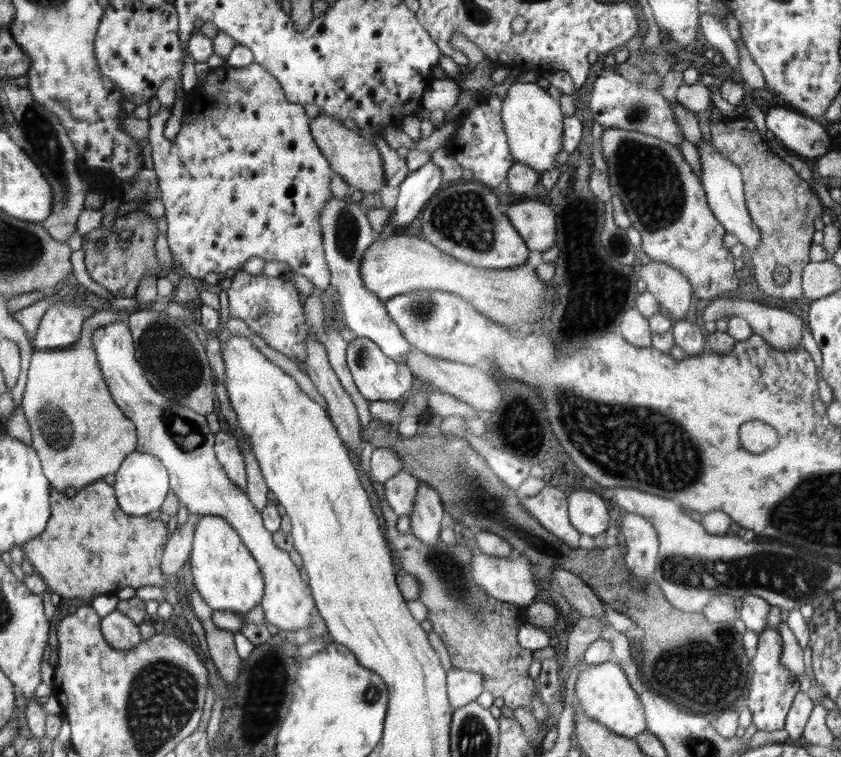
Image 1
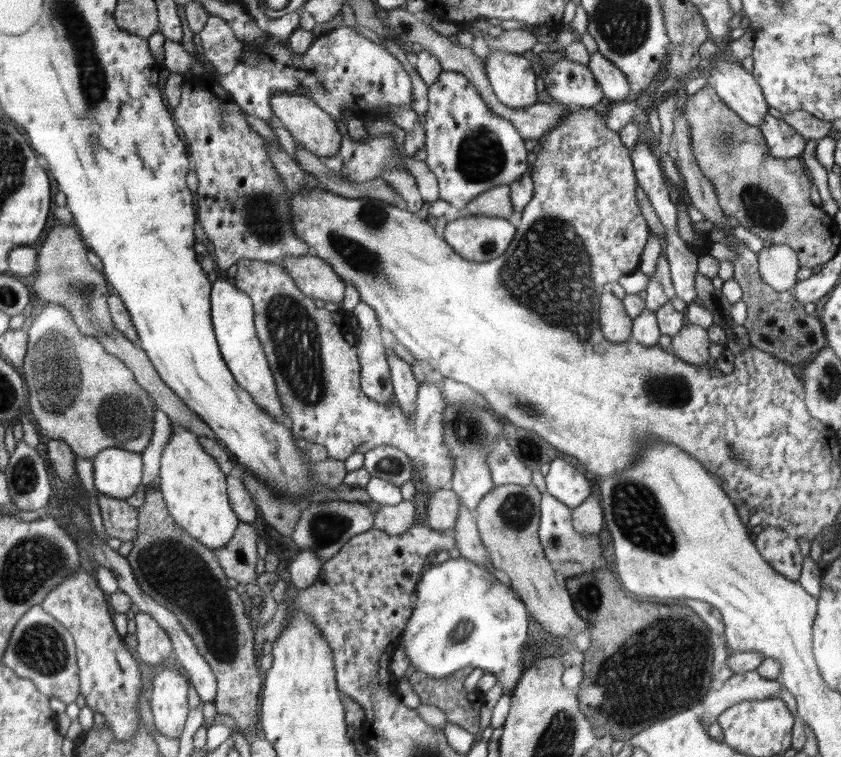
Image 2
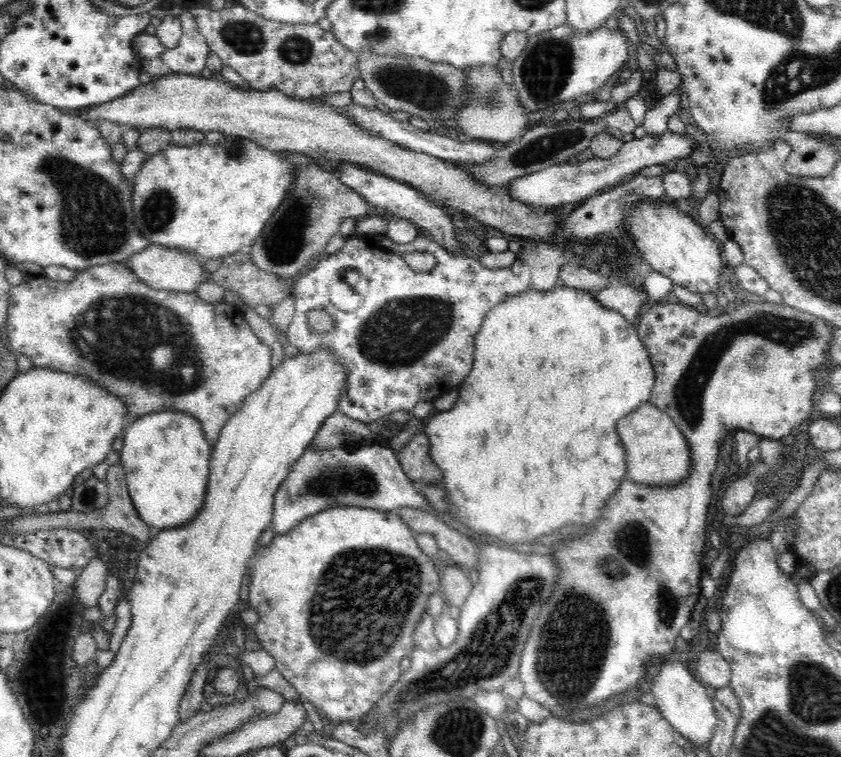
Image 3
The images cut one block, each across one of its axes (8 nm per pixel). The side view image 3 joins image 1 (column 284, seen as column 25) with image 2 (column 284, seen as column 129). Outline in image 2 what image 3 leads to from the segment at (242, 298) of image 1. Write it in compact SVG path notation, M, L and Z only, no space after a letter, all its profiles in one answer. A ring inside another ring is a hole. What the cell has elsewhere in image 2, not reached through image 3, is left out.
M238 259L236 263L237 273L234 276L233 285L238 288L240 291L244 292L253 302L253 312L254 312L254 323L255 323L255 332L260 340L261 345L263 346L263 351L265 358L267 359L270 371L274 376L276 383L276 388L278 391L278 397L282 401L282 407L284 407L284 414L292 420L292 430L291 434L296 439L304 439L309 443L320 444L324 446L328 452L330 458L345 461L350 454L354 452L362 452L366 454L368 450L374 448L388 445L394 448L400 449L402 452L406 453L416 464L418 472L420 472L420 478L426 486L430 489L442 489L442 486L447 482L452 480L452 474L454 474L454 466L456 466L456 459L452 453L448 453L448 448L445 444L445 427L444 427L444 408L446 408L448 401L445 399L444 391L440 386L440 381L436 379L430 379L429 382L424 381L418 385L418 393L416 393L416 411L414 415L406 415L404 409L398 405L398 401L394 400L390 403L378 403L370 397L366 396L366 393L360 389L360 379L361 379L361 365L358 359L357 353L357 344L358 339L352 334L352 330L349 326L349 315L343 314L338 311L328 311L325 308L316 307L315 301L310 299L308 296L305 296L302 291L298 288L298 285L294 282L294 279L288 274L288 271L284 267L277 263L264 262L261 260L248 260L248 259Z

